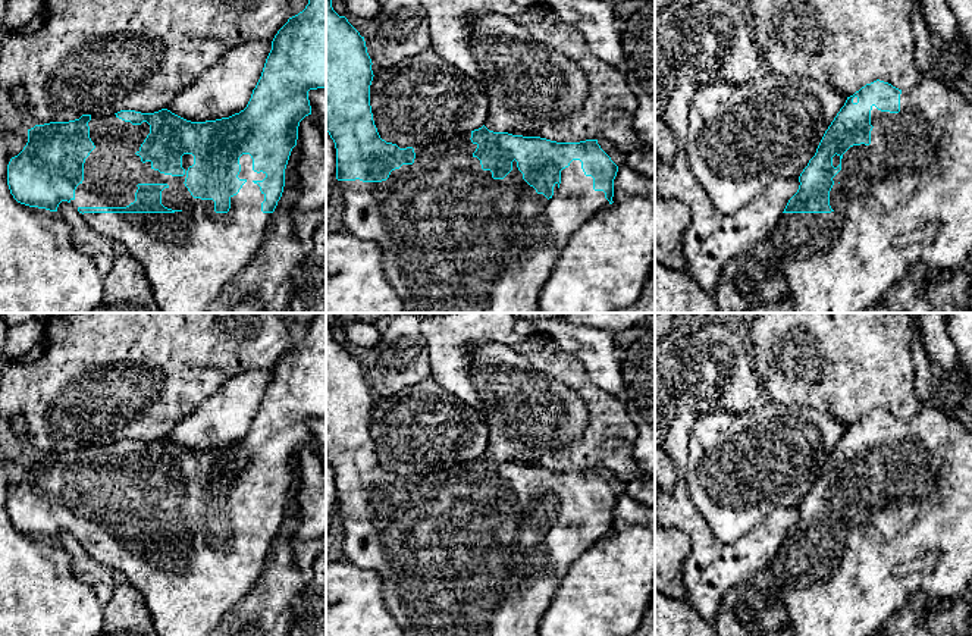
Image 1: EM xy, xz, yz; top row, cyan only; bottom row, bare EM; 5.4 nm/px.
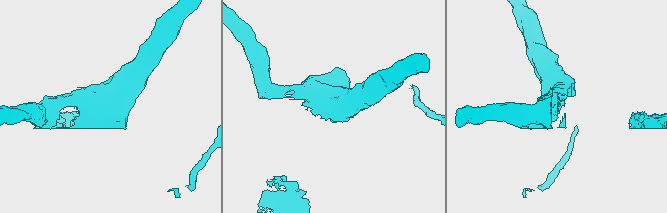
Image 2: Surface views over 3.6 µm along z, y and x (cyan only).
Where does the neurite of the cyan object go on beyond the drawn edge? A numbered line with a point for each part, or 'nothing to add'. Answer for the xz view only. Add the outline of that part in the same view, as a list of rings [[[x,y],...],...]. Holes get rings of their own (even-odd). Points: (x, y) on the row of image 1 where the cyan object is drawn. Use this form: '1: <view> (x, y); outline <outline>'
1: xz (454, 240); outline [[[471,131],[454,134],[442,144],[396,144],[399,148],[413,147],[416,159],[413,165],[402,165],[391,172],[382,182],[338,181],[344,198],[345,229],[363,241],[373,241],[382,251],[382,264],[388,281],[404,304],[404,313],[539,313],[539,297],[546,285],[552,269],[559,259],[571,235],[590,220],[599,210],[606,209],[609,201],[603,191],[593,189],[593,178],[586,176],[580,160],[573,160],[568,167],[561,170],[561,184],[555,184],[554,195],[548,200],[537,194],[524,179],[512,162],[512,170],[504,179],[493,179],[490,170],[483,170],[480,160],[473,156],[477,144],[471,142]]]

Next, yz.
1: yz (918, 168); outline [[[925,78],[910,91],[900,94],[900,112],[881,112],[875,106],[871,110],[871,144],[850,147],[841,159],[841,170],[833,178],[830,191],[831,213],[783,213],[769,235],[768,241],[777,256],[787,283],[787,298],[794,306],[794,313],[865,313],[871,306],[894,286],[913,266],[925,263],[928,267],[954,273],[971,266],[972,256],[972,100],[965,98],[959,91],[949,88],[937,78]],[[937,223],[938,232],[934,241],[926,245],[915,244],[900,248],[894,244],[902,234],[915,231],[924,225]]]

